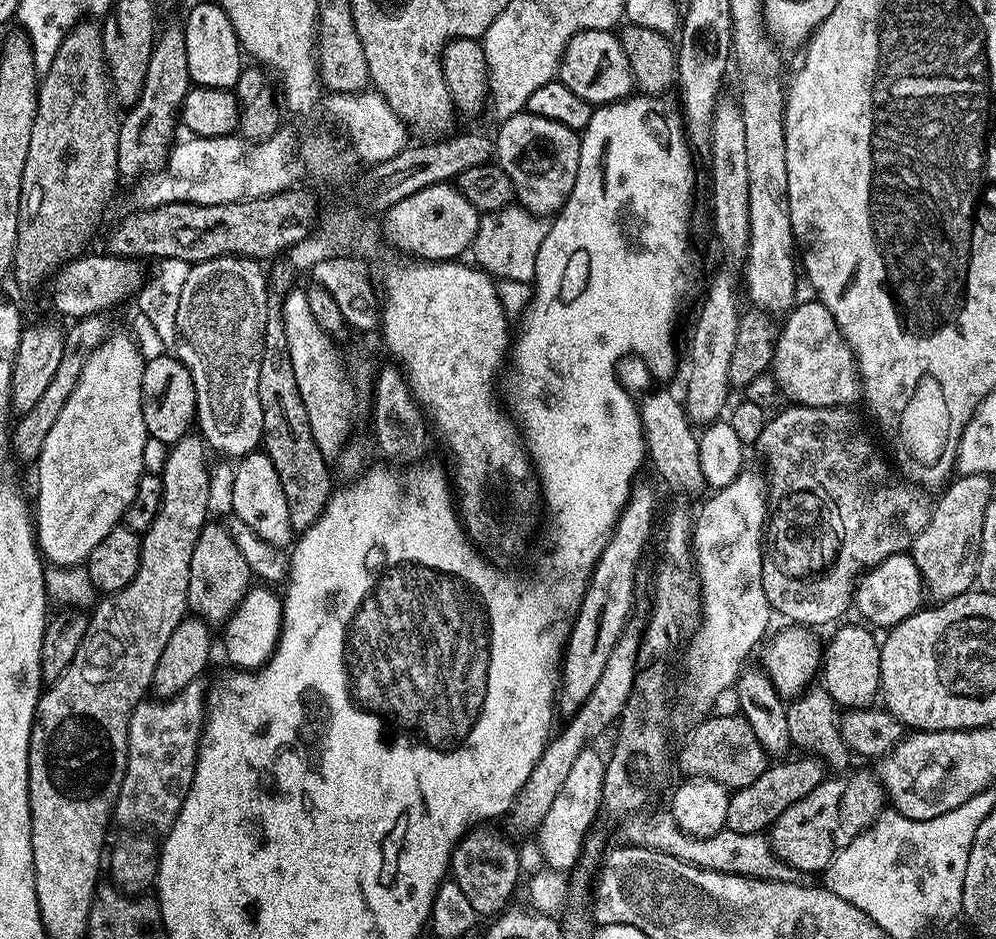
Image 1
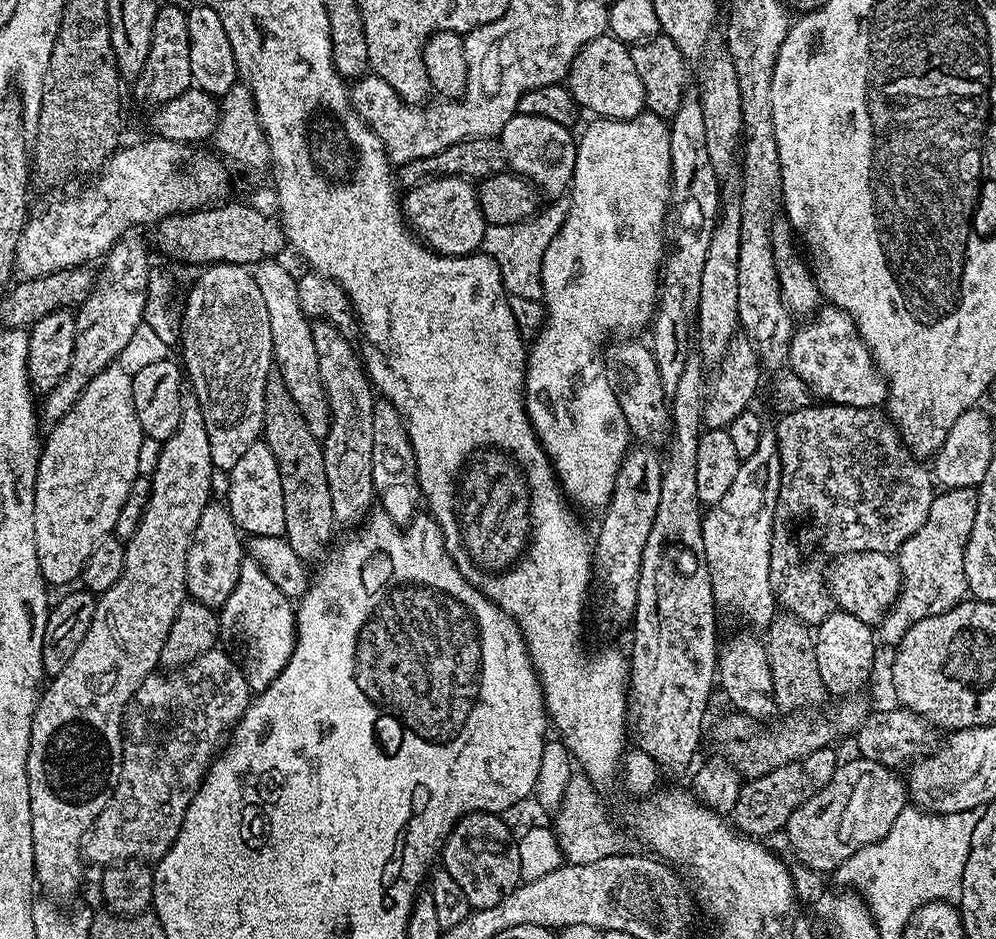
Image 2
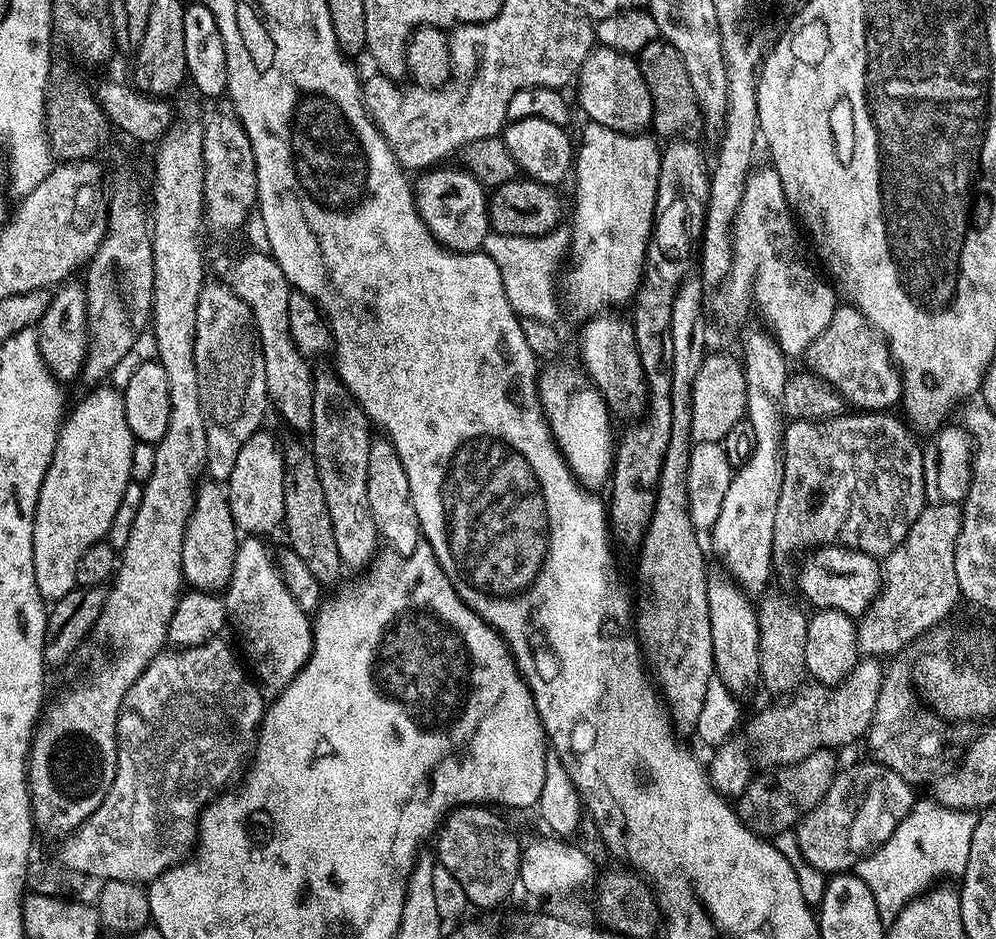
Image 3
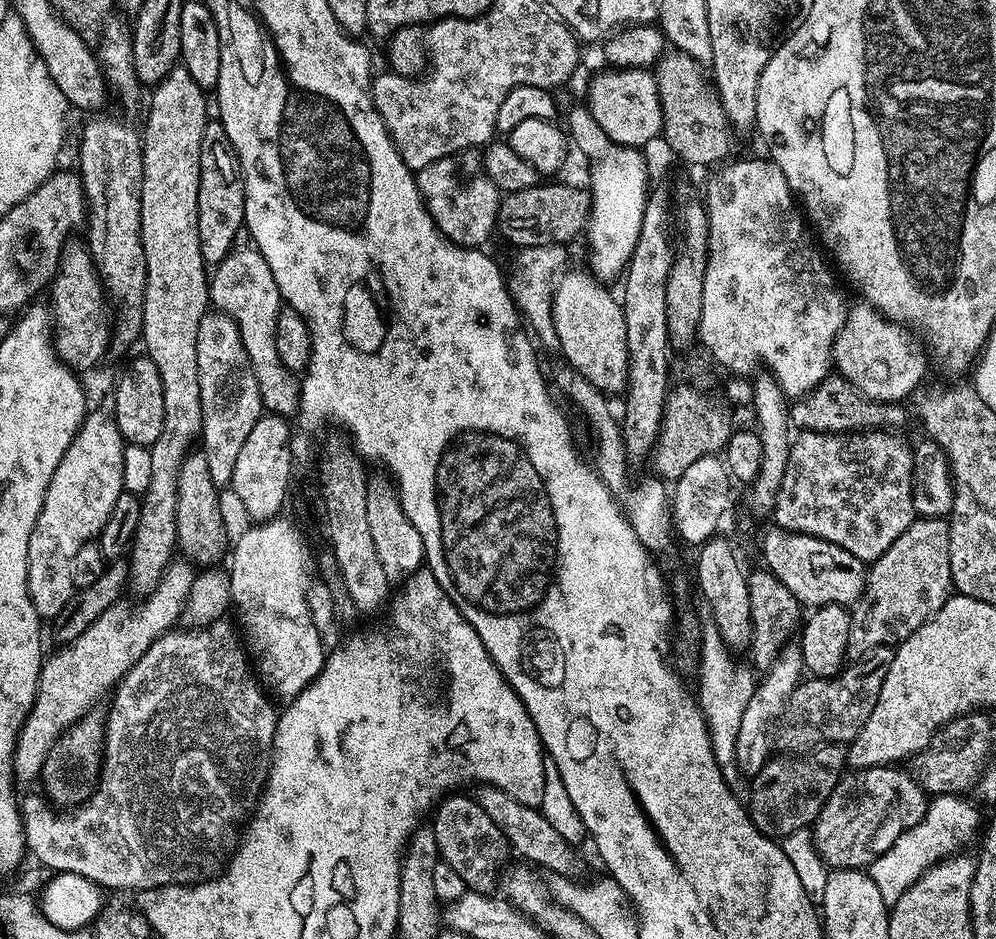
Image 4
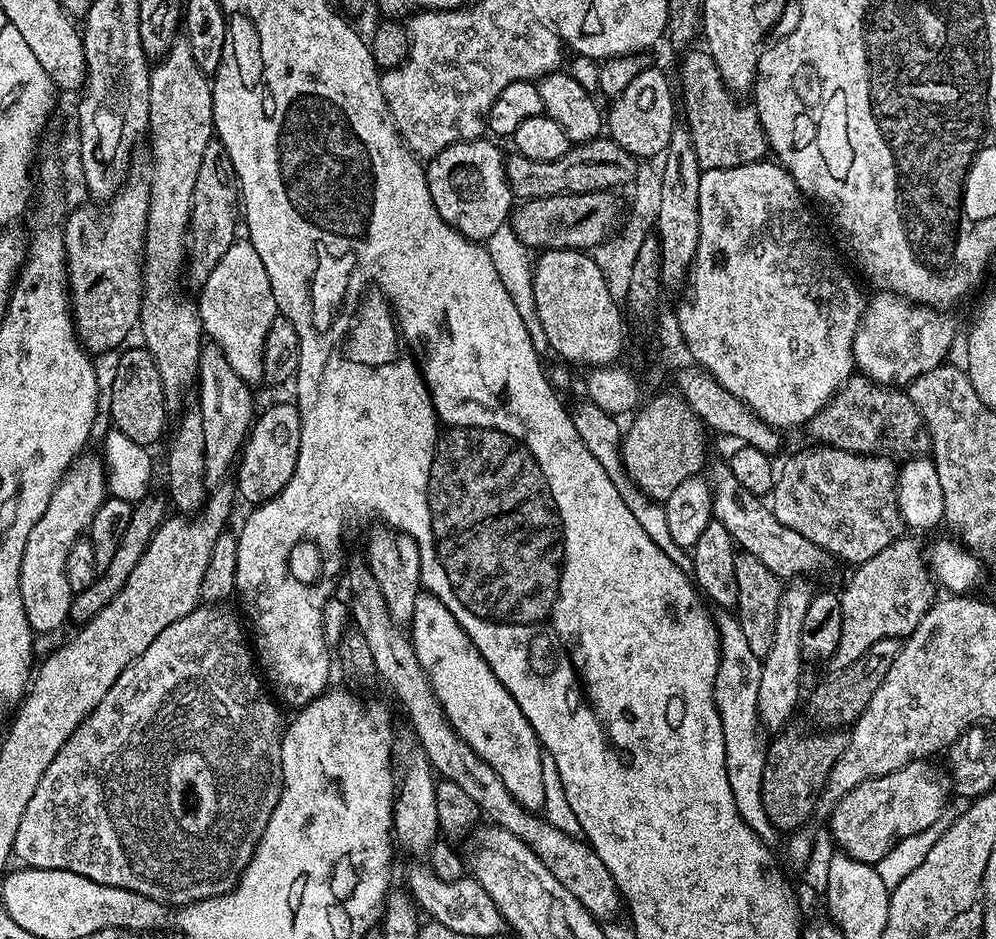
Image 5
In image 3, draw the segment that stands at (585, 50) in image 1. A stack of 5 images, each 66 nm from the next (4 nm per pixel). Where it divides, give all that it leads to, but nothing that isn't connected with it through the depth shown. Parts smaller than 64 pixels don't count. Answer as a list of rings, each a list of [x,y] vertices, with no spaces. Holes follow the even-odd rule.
[[[603,46],[593,47],[574,81],[576,100],[591,123],[615,132],[640,134],[651,125],[652,99],[646,90],[639,63],[629,53]]]

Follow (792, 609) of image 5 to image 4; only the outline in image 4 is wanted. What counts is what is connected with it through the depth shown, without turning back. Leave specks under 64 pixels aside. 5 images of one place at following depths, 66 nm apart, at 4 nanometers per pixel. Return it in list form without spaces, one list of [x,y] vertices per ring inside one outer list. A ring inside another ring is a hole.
[[[789,642],[774,658],[774,662],[768,668],[763,669],[759,677],[754,694],[750,694],[750,703],[742,714],[742,726],[738,726],[738,738],[736,739],[736,755],[734,757],[735,767],[740,767],[748,778],[756,776],[758,770],[770,759],[768,752],[768,723],[779,721],[784,708],[790,702],[794,690],[805,679],[806,669],[802,650],[799,643]]]

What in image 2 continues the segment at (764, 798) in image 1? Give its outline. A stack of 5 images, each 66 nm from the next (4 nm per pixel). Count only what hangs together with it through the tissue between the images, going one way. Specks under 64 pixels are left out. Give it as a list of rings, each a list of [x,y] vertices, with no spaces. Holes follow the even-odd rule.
[[[835,747],[814,750],[814,754],[806,754],[806,758],[778,766],[778,770],[762,774],[762,778],[747,781],[730,813],[731,823],[749,838],[765,838],[775,831],[787,829],[790,814],[794,814],[802,802],[810,802],[810,798],[814,798],[814,794],[818,794],[818,790],[825,788],[834,778],[838,767],[836,751]]]

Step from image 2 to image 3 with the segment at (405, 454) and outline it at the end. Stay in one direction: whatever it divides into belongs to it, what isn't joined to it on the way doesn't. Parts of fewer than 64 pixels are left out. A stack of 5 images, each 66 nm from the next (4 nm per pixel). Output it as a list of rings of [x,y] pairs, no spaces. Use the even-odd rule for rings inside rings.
[[[373,439],[370,446],[370,466],[366,482],[366,498],[370,502],[370,514],[379,539],[388,543],[387,547],[397,554],[413,552],[421,543],[420,523],[414,514],[414,504],[410,502],[410,482],[406,482],[406,470],[402,458],[394,450],[391,440]]]

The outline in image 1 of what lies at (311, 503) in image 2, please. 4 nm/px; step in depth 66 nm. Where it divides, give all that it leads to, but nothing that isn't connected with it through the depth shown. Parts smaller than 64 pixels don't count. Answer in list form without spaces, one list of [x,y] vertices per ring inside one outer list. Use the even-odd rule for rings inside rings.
[[[276,300],[271,301],[267,308],[266,338],[263,339],[262,363],[258,374],[258,396],[262,405],[263,451],[274,463],[282,483],[293,531],[306,531],[321,516],[334,491],[333,473],[327,457],[322,454],[311,433],[306,406],[302,403],[294,366],[291,365],[283,307]]]

